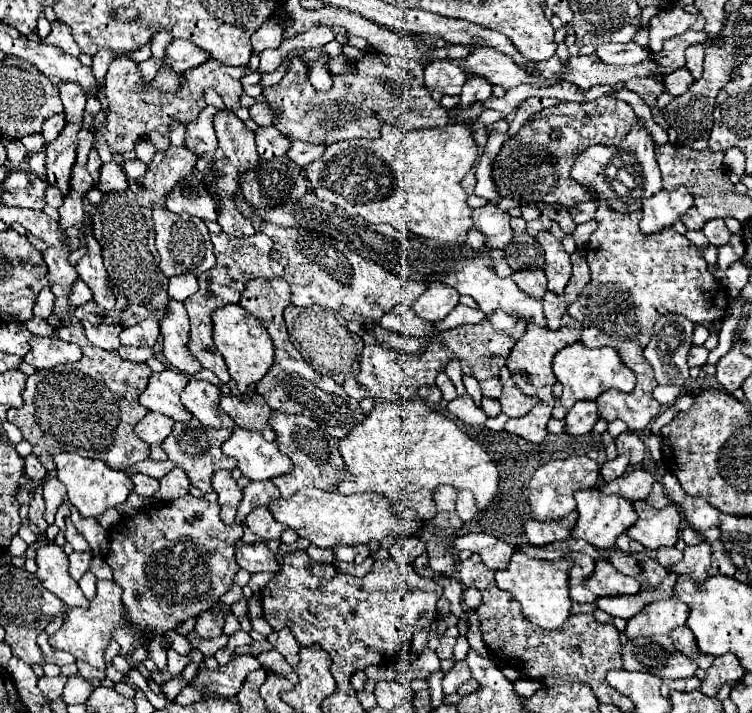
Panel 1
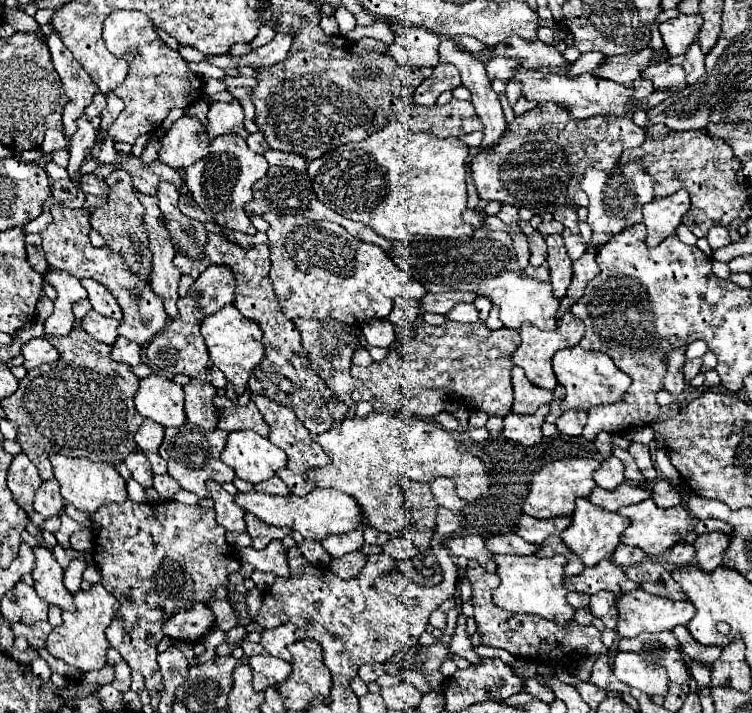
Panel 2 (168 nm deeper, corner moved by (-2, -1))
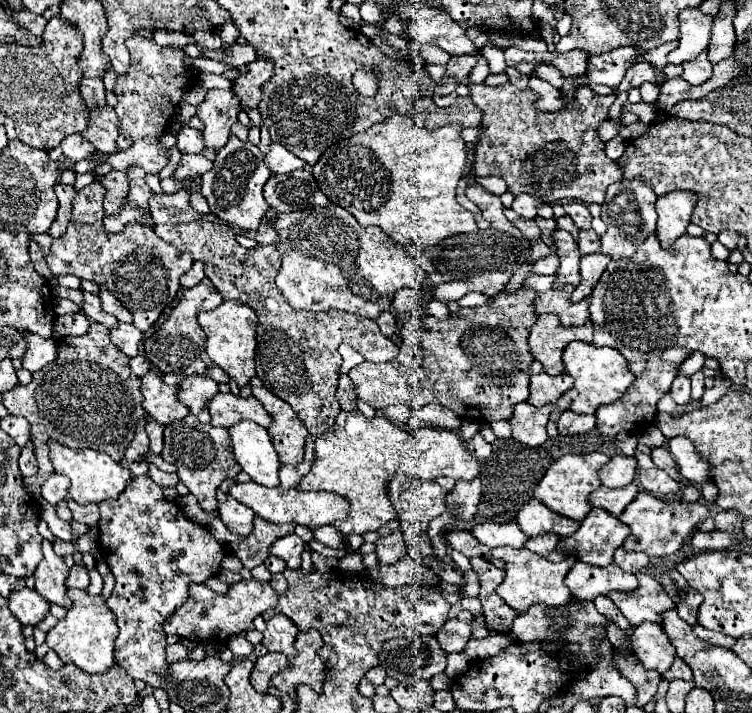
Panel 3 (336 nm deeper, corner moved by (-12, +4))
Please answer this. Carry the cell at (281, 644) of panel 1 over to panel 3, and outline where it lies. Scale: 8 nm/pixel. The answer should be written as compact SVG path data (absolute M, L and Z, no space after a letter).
M276 614L274 618L270 618L266 622L266 632L264 632L262 644L270 652L282 652L288 658L294 658L296 656L294 638L298 632L300 632L298 626L290 618L286 618L284 614Z

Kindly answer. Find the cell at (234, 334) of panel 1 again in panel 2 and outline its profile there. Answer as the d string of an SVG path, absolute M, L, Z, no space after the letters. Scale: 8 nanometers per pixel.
M226 305L224 309L220 309L212 315L206 315L200 321L200 333L204 337L212 363L234 385L236 395L242 395L246 391L248 375L258 365L258 361L262 361L262 357L264 357L262 343L260 343L262 331L258 329L258 325L254 325L254 321L248 321L246 317L242 317L242 313L238 313L238 309L234 309L234 305Z

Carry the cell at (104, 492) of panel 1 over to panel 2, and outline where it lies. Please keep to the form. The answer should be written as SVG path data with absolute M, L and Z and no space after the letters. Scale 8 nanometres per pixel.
M50 453L50 463L54 469L54 477L60 483L60 493L62 497L72 503L78 511L84 513L94 513L100 505L110 505L110 503L122 503L128 493L126 493L126 481L120 477L120 473L114 469L110 463L94 463L88 459L72 459L64 457L58 453Z

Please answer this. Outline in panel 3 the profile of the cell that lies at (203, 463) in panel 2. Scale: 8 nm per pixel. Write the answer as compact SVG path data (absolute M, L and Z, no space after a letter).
M188 414L182 420L168 424L166 430L164 430L162 458L166 462L178 466L180 482L188 486L190 494L194 494L198 498L198 504L206 512L218 508L216 488L220 486L220 482L226 480L226 478L236 478L242 470L238 466L238 462L234 460L230 446L232 446L232 440L230 440L226 428L214 428L212 424L202 424L192 414Z

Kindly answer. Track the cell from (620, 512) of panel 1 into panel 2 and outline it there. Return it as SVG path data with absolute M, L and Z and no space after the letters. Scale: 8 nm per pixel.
M578 499L576 511L572 515L572 525L560 535L560 539L570 551L574 551L582 559L586 567L592 567L592 565L598 565L602 559L612 557L624 529L626 529L626 517L604 509L596 509L596 505L590 503L588 499Z

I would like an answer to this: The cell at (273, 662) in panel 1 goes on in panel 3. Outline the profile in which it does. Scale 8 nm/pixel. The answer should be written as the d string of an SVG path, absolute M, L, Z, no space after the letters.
M264 654L256 660L256 666L252 670L252 676L250 676L250 682L252 686L258 690L258 692L268 692L268 686L270 686L270 680L274 674L282 672L286 666L290 664L290 660L284 656L284 654Z

